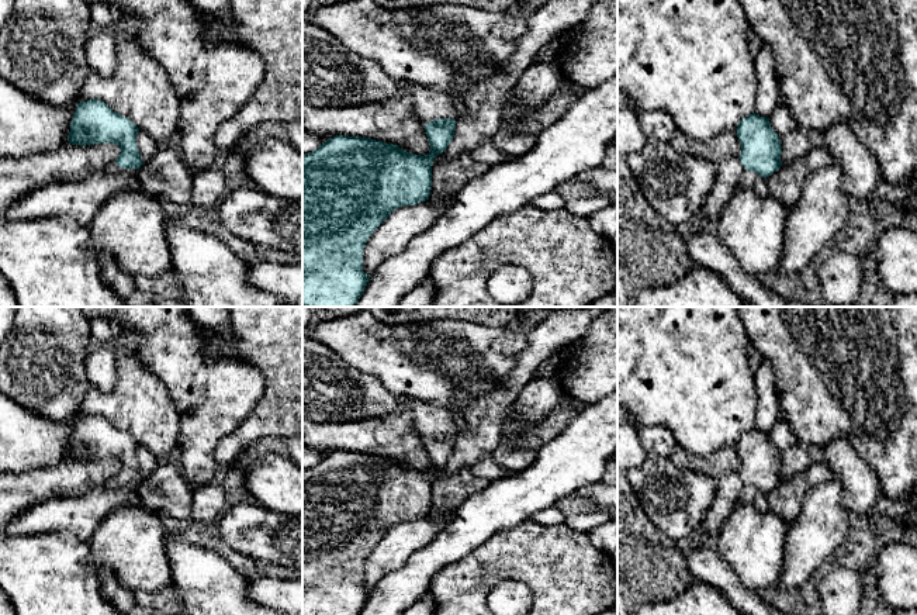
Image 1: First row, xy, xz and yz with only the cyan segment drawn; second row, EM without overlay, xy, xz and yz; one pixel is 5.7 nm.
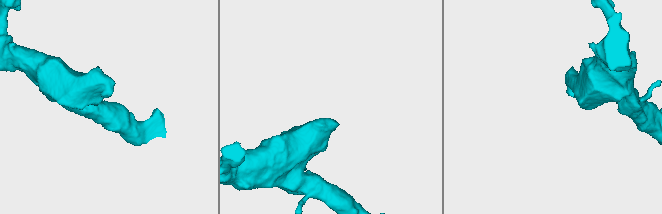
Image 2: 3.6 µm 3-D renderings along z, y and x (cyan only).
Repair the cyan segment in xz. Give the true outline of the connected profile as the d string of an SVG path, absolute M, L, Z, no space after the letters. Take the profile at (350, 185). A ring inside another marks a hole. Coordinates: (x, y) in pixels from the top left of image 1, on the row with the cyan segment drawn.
M399 80L399 84L411 91L415 114L425 124L430 145L428 155L415 155L371 138L336 135L302 156L302 307L353 307L370 280L363 272L363 251L371 234L394 210L429 200L432 163L454 137L456 101L450 93L423 84L405 80Z

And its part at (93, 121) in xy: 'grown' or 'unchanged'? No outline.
grown

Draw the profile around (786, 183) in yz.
M823 146L812 148L806 155L781 166L767 177L769 196L792 205L800 197L806 177L831 165L834 160Z

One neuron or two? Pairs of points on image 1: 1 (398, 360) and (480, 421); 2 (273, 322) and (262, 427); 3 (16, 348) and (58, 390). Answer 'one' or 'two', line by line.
1: two
2: one
3: one

